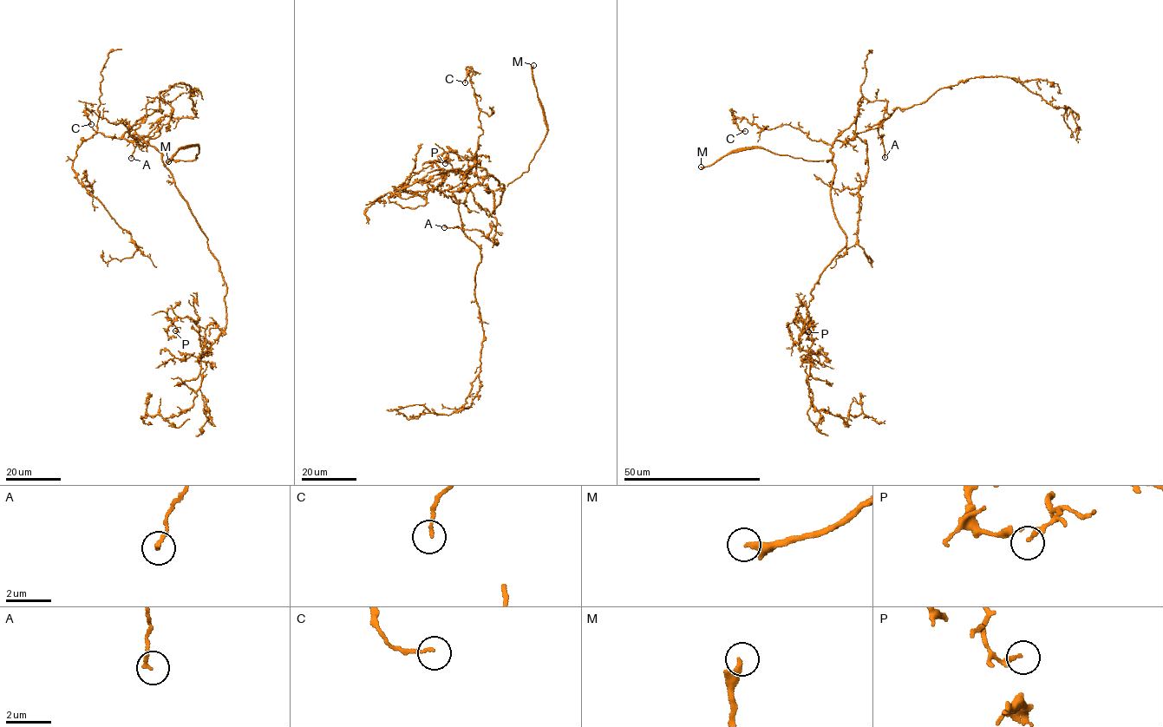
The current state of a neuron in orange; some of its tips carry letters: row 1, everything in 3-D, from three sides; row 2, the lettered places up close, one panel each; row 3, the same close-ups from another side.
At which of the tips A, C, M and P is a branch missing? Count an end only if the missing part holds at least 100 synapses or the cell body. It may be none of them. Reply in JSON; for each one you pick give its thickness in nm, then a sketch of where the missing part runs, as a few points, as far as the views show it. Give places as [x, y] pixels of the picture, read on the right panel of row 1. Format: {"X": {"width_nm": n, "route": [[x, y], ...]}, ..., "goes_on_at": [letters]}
{"M": {"width_nm": 300, "route": [[701, 167], [691, 179]]}, "goes_on_at": ["M"]}

